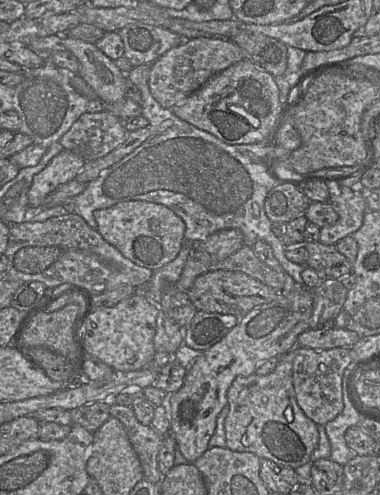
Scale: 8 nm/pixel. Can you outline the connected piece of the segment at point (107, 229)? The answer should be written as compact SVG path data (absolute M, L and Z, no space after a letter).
M142 200L120 202L109 208L95 210L93 215L101 236L138 266L152 271L160 269L174 260L182 248L185 223L162 204Z

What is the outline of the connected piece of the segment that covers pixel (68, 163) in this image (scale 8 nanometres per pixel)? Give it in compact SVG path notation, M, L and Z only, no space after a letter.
M65 149L55 156L34 176L28 191L29 207L39 207L47 195L60 185L75 179L85 162L79 154Z

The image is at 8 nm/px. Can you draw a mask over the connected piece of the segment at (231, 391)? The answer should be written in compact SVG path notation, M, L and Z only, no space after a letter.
M294 348L278 358L277 366L267 375L253 373L238 376L227 391L229 413L224 429L226 447L232 451L252 452L259 458L296 469L310 462L319 442L317 424L299 407L292 383Z

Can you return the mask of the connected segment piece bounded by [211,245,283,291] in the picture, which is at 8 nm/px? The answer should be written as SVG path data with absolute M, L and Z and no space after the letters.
M243 245L227 258L211 266L211 271L219 269L240 271L272 289L282 290L283 276L263 263L248 245Z

